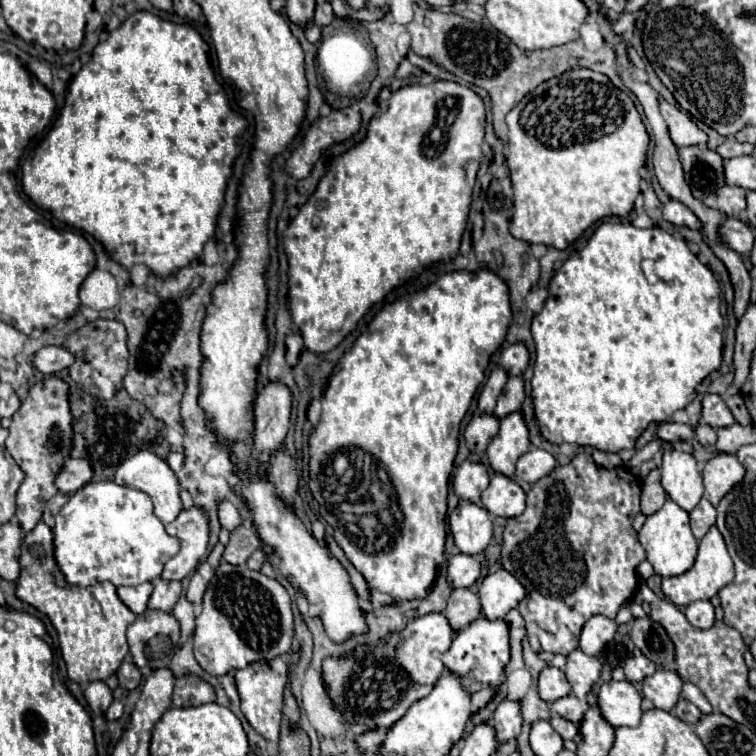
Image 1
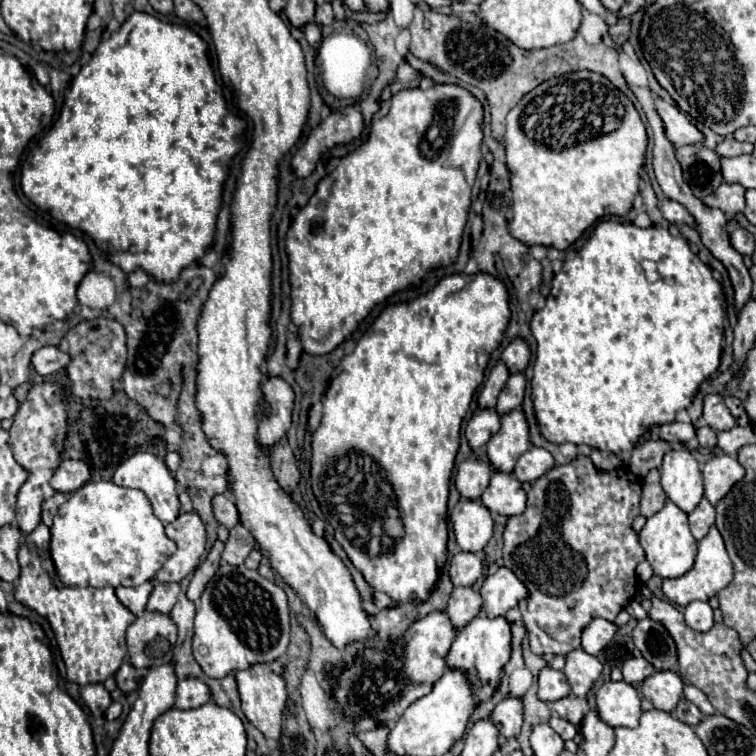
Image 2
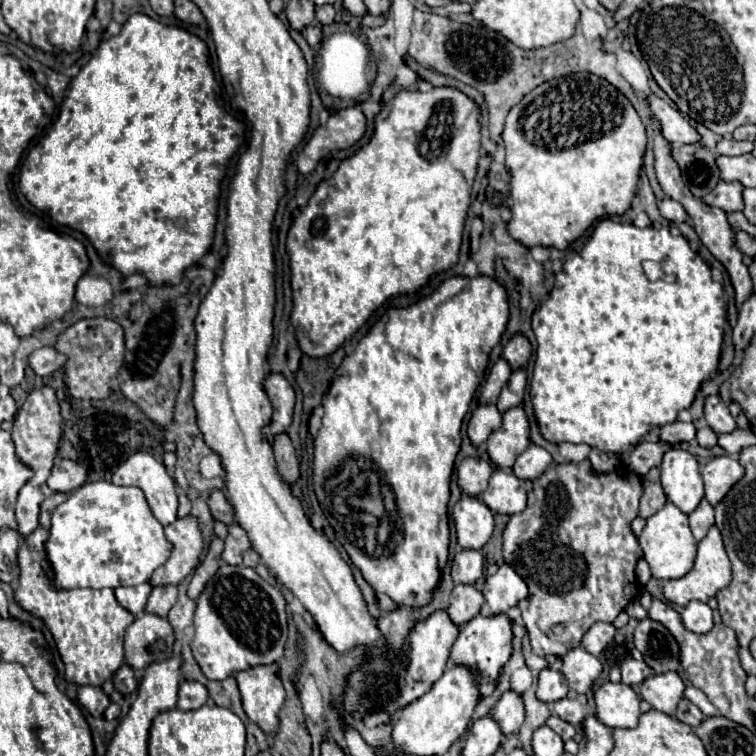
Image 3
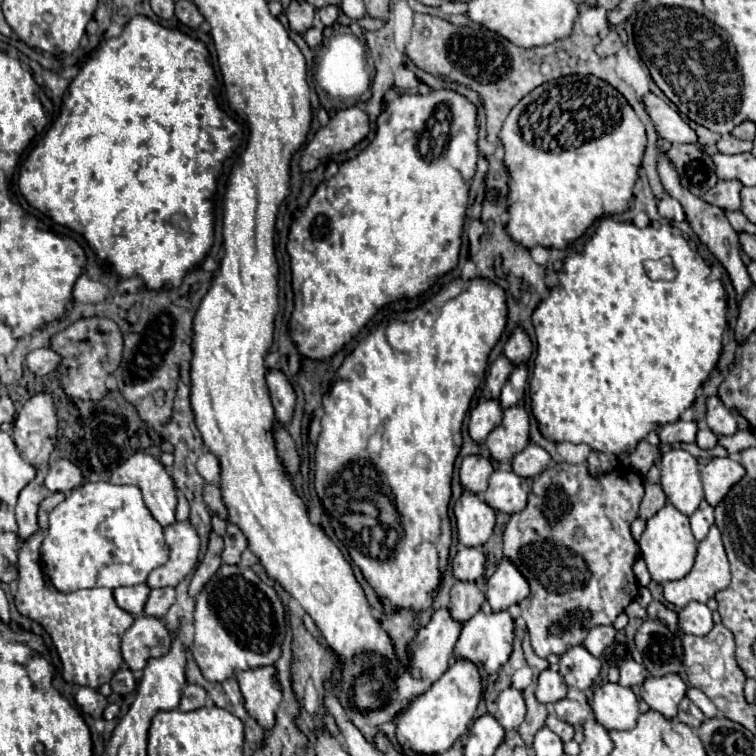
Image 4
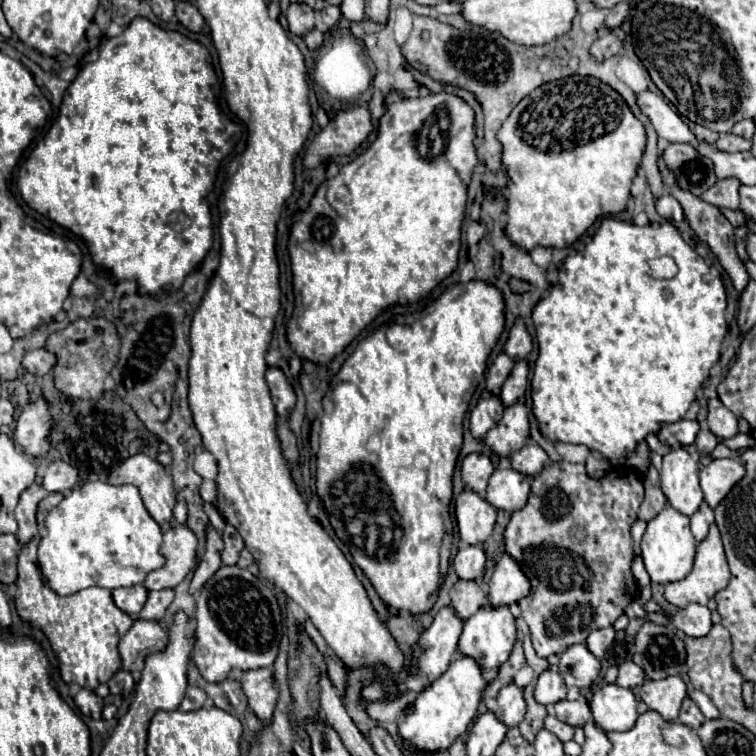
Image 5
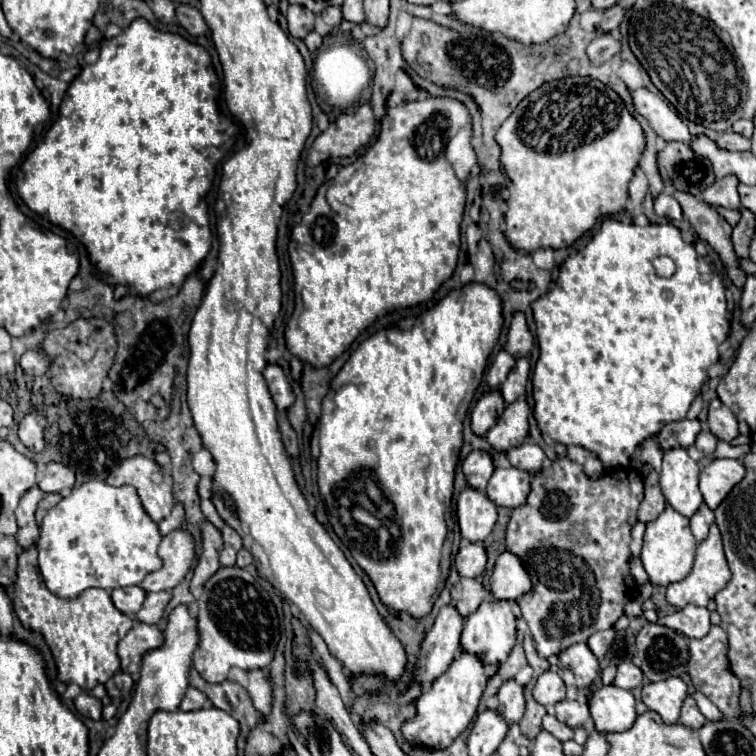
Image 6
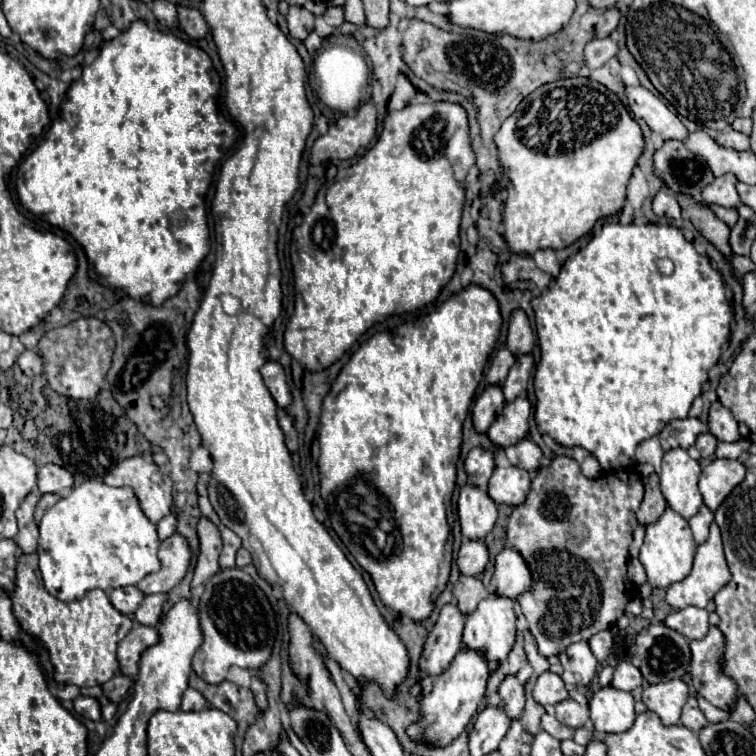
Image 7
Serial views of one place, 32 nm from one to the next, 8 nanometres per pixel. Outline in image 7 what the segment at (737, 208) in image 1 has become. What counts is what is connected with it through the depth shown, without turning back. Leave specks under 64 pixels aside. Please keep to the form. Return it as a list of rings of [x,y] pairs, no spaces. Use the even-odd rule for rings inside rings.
[[[724,174],[716,178],[712,184],[708,184],[708,188],[704,188],[702,200],[706,204],[718,204],[724,208],[738,208],[740,198],[736,192],[736,182],[738,178],[734,174]]]

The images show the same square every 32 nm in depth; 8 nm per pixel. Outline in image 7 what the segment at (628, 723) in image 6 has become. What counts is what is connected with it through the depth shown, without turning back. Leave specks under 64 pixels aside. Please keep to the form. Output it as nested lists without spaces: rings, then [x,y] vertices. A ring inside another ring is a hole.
[[[604,686],[590,700],[590,718],[598,732],[626,732],[634,720],[634,698],[630,692]]]

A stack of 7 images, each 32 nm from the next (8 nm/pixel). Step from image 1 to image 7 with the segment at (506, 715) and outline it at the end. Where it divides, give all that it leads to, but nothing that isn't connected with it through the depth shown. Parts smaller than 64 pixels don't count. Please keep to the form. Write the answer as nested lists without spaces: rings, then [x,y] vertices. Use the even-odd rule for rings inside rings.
[[[516,676],[504,678],[500,684],[500,700],[502,700],[502,710],[510,720],[520,720],[522,710],[524,710],[524,686],[516,680]]]

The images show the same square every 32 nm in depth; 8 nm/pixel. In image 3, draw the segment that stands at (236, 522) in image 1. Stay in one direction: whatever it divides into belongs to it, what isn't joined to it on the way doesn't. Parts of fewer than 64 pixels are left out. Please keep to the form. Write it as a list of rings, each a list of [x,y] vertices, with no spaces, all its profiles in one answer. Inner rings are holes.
[[[212,492],[212,500],[208,500],[210,508],[212,508],[212,516],[218,522],[224,522],[226,526],[234,524],[234,508],[228,502],[228,498],[224,496],[224,492]]]

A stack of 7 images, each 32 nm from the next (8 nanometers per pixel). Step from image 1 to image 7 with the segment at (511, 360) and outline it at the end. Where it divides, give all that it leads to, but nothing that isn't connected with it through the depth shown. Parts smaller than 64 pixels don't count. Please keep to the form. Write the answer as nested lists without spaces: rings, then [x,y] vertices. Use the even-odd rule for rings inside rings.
[[[524,310],[512,312],[506,348],[514,356],[522,356],[522,354],[530,354],[532,346],[534,346],[534,334],[532,334],[532,328],[528,324],[528,318],[526,318]]]

